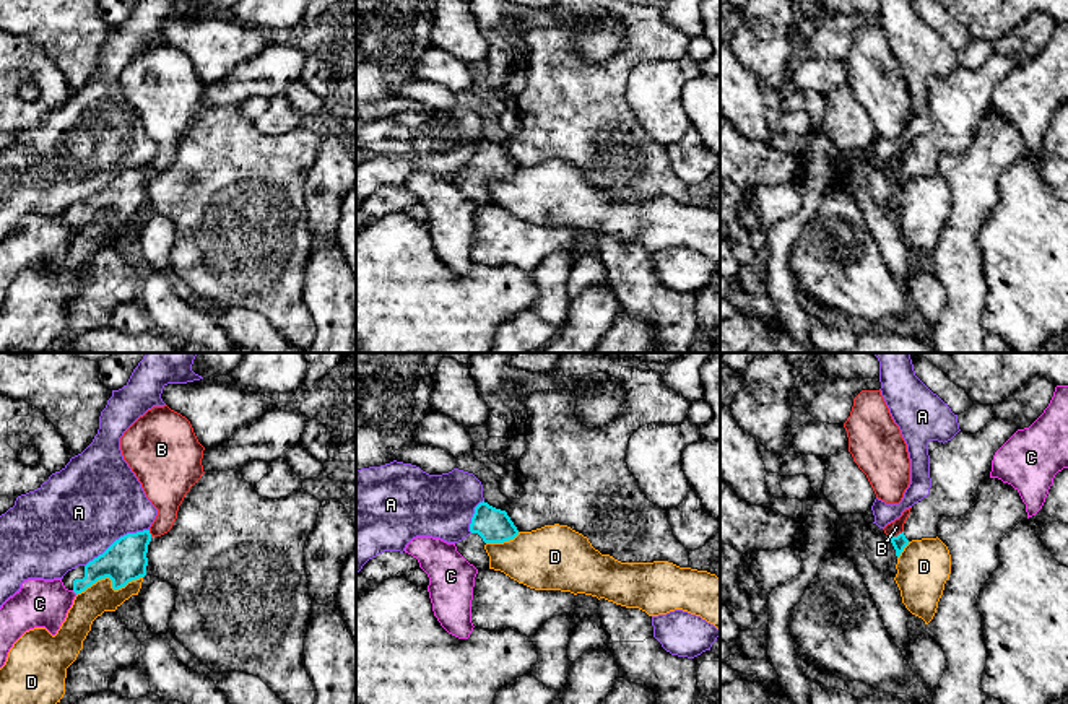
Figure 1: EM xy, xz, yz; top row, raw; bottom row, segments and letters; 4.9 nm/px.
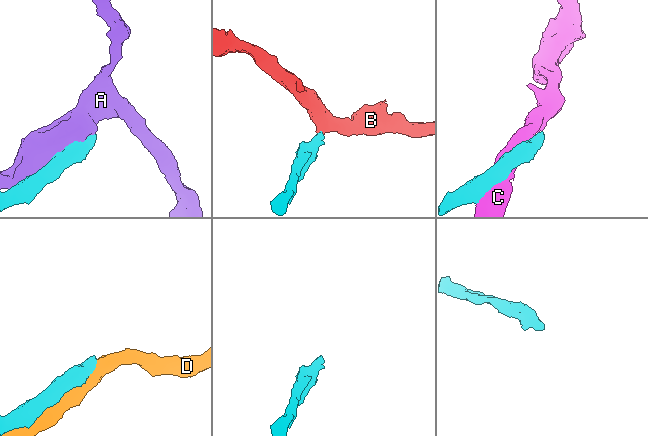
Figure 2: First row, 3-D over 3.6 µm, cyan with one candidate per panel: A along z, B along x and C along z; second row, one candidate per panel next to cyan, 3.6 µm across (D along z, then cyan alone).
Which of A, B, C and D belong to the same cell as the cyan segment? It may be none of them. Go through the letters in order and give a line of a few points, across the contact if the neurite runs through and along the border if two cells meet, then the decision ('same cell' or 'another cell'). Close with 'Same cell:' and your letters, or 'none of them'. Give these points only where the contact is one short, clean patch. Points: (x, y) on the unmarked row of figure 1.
A: another cell
B: line yz (903, 166), (890, 173); another cell
C: another cell
D: another cell
Same cell: none of them

